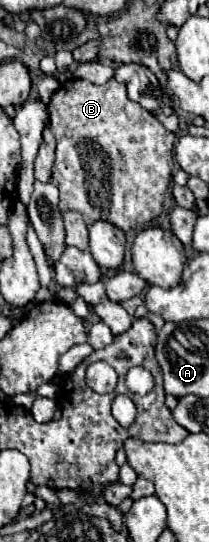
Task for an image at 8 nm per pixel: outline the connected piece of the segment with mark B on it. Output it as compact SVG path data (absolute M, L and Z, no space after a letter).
M71 78L51 96L47 106L51 132L57 140L57 152L51 172L51 184L59 188L59 210L81 212L87 226L97 220L111 222L123 232L141 230L155 220L163 210L163 198L171 188L173 174L173 146L175 134L167 132L155 114L143 110L137 102L127 98L127 88L111 78L97 86L89 80Z

